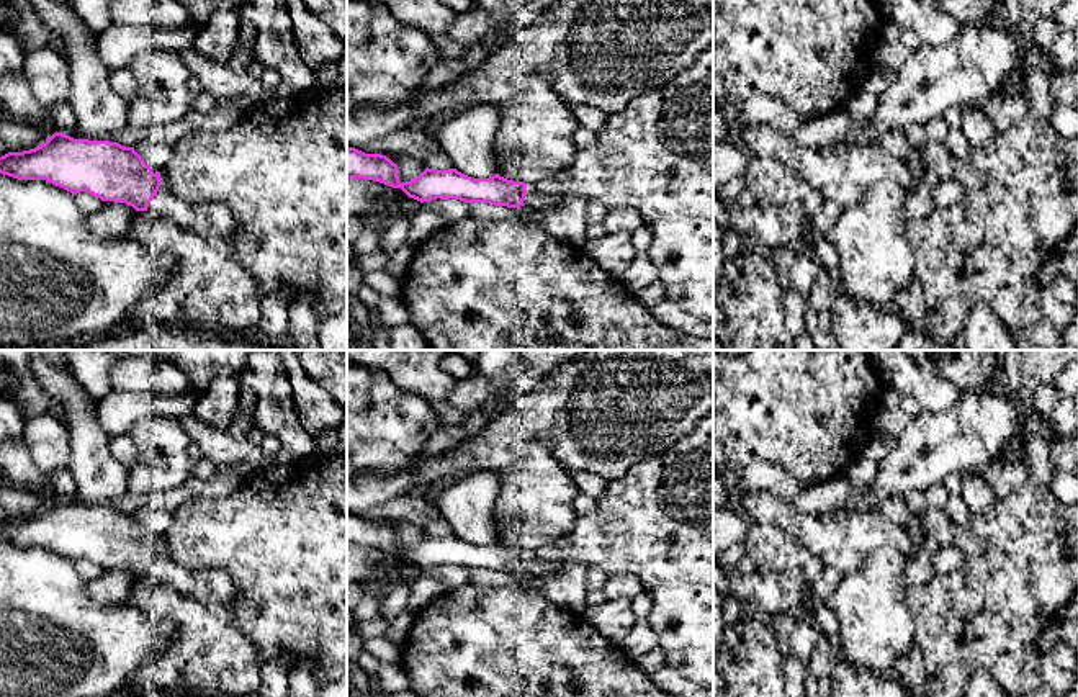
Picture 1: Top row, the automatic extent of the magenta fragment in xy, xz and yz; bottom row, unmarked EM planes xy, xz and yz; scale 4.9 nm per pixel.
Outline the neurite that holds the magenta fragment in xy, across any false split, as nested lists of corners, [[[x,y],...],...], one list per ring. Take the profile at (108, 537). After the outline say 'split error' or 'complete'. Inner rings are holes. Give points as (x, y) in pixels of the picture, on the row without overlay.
[[[54,499],[34,515],[2,522],[0,540],[18,546],[46,546],[72,561],[88,558],[101,568],[126,569],[224,614],[239,600],[231,576],[222,569],[183,568],[164,540],[154,540],[134,514],[118,509]]] | split error

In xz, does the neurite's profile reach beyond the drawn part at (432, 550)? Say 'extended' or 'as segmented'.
extended

